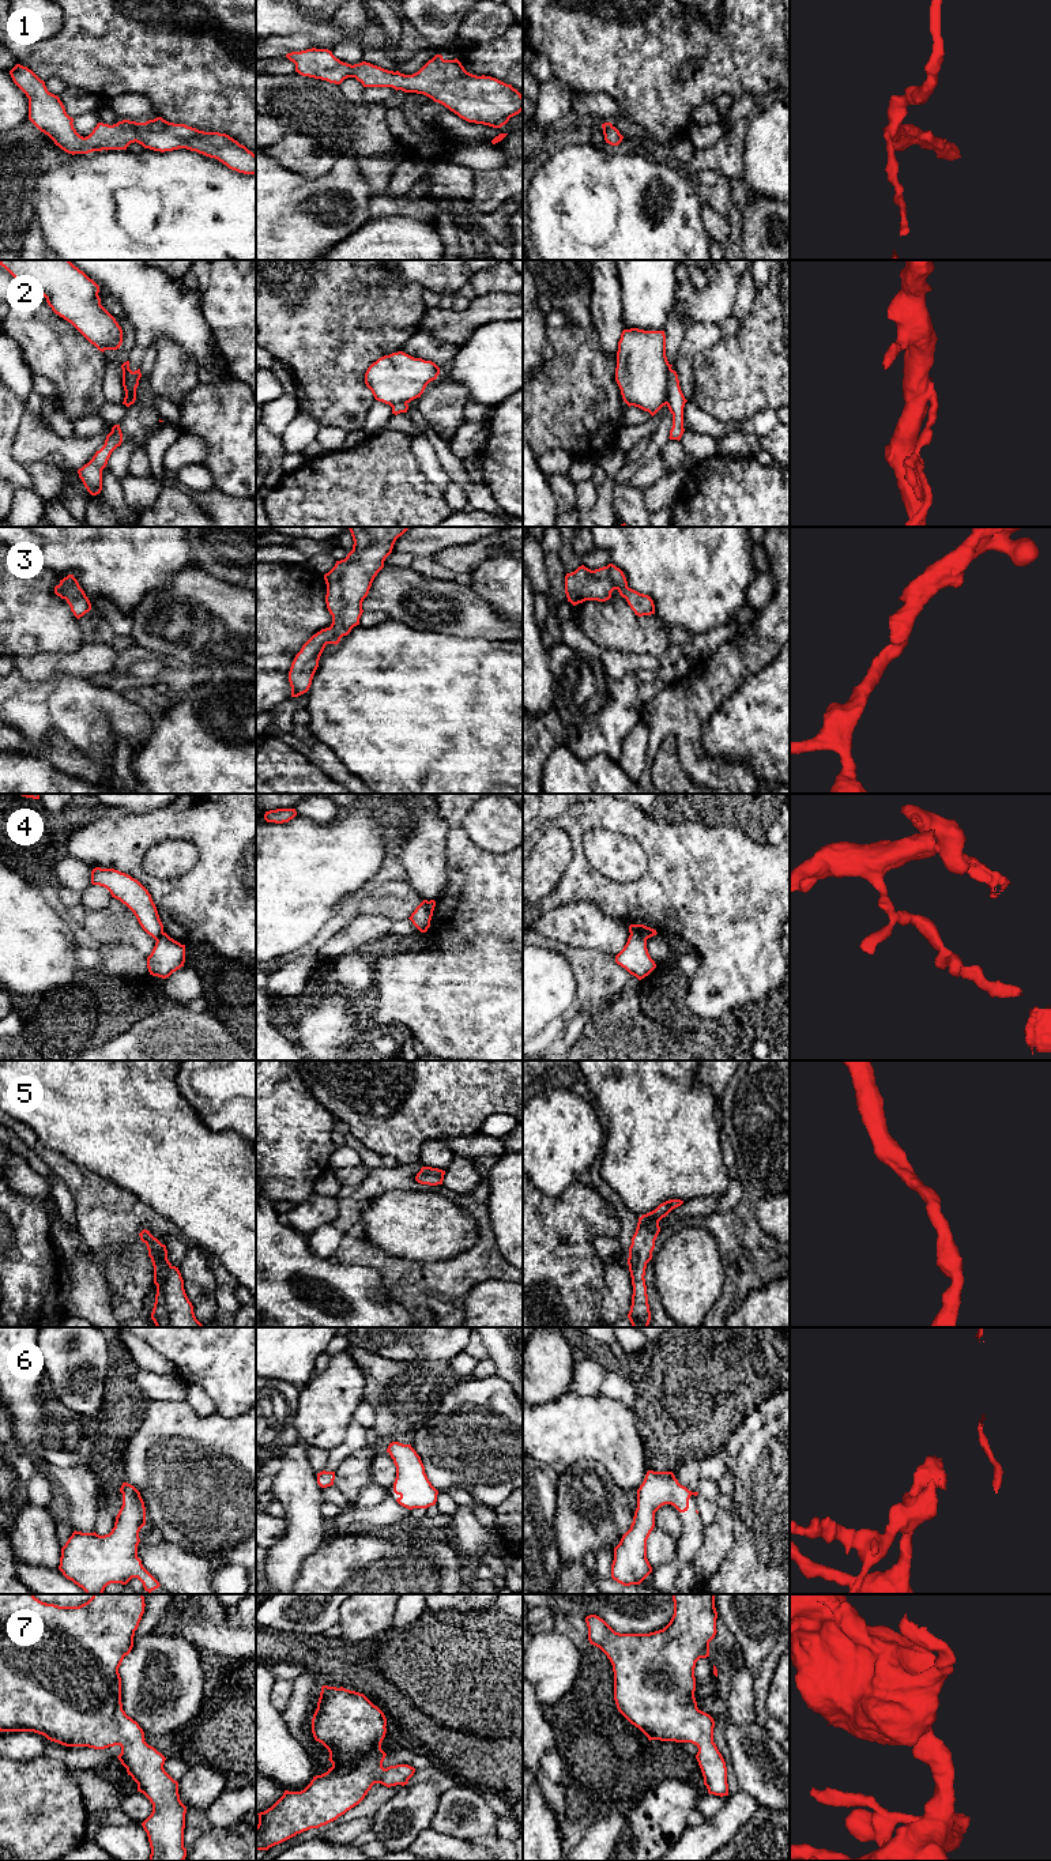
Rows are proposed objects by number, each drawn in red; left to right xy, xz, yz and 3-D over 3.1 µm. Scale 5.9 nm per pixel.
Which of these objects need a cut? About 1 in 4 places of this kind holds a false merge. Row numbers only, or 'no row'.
2, 4

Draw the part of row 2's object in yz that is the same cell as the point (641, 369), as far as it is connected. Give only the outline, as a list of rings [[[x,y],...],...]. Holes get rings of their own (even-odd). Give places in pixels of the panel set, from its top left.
[[[624,329],[618,342],[615,381],[624,402],[652,417],[666,406],[667,372],[664,331]]]

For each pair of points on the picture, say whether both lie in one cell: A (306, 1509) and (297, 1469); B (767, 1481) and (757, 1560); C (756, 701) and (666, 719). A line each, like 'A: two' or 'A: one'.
A: one
B: one
C: two

